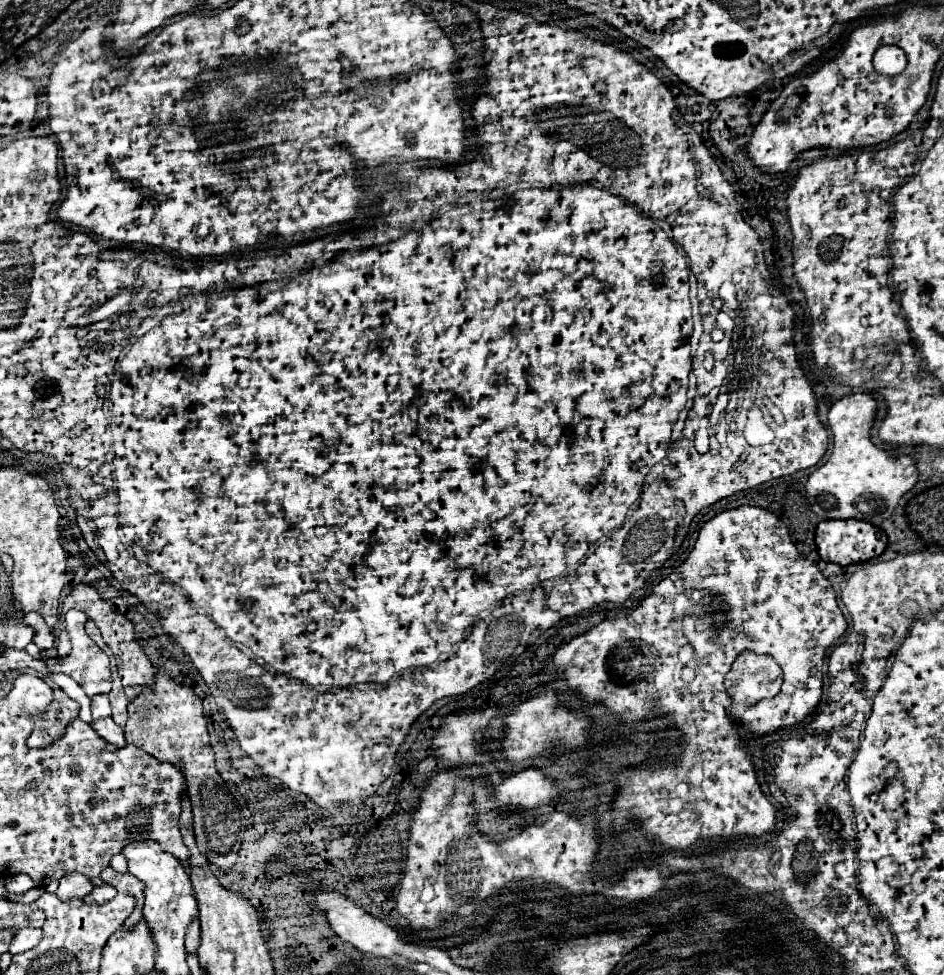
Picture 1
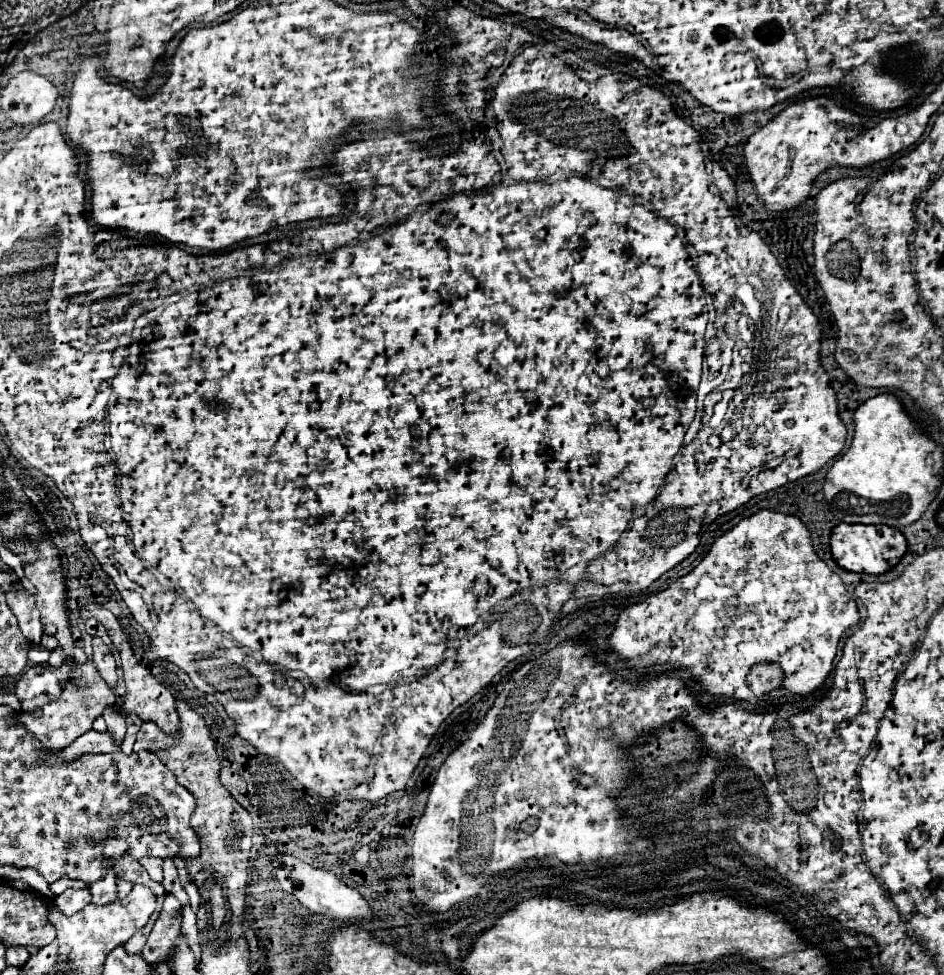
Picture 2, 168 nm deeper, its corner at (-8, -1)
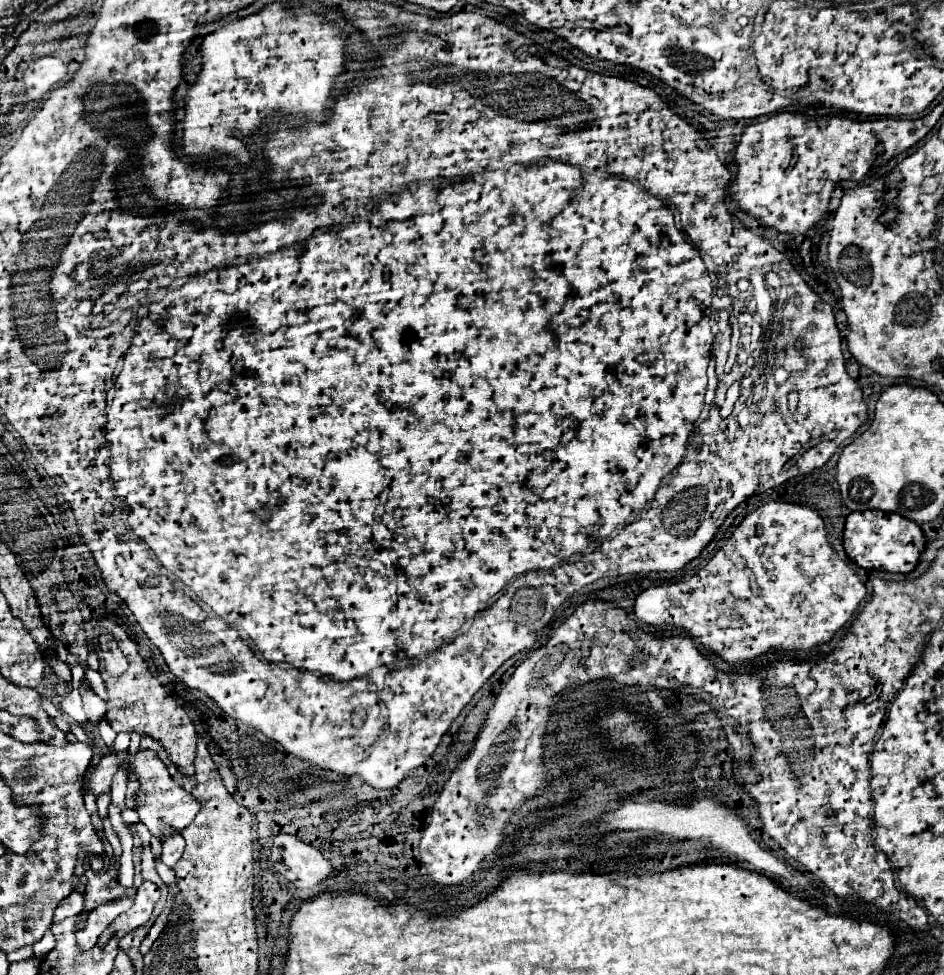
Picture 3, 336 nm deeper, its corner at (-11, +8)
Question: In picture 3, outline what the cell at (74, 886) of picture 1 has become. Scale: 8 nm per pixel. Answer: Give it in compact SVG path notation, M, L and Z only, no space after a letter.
M72 892L66 900L60 902L60 906L56 908L54 912L54 922L60 922L60 920L66 920L70 916L78 916L80 914L80 908L84 908L84 896L78 894L78 892Z

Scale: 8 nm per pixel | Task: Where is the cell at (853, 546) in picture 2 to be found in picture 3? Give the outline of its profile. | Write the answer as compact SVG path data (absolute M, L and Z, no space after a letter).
M866 510L866 512L852 512L846 518L844 548L850 560L854 560L862 568L910 574L920 564L920 556L926 548L926 538L920 524L904 516L882 510Z

